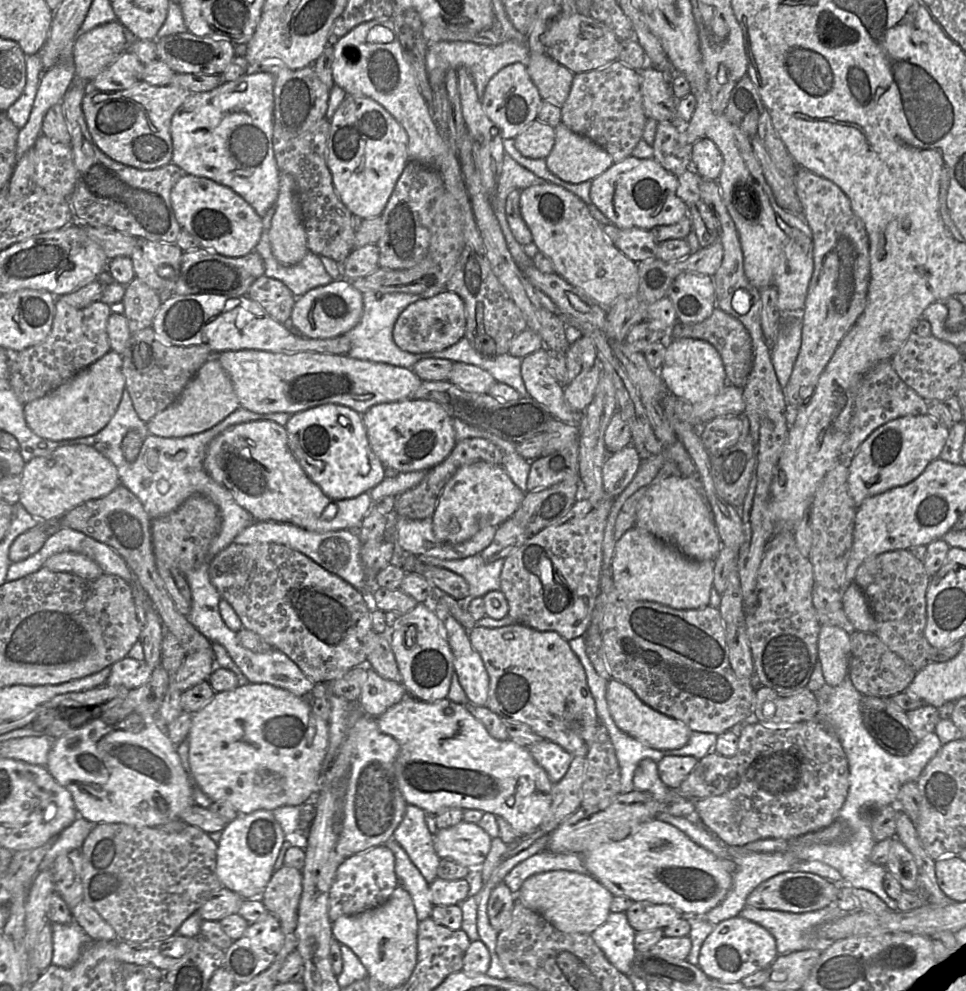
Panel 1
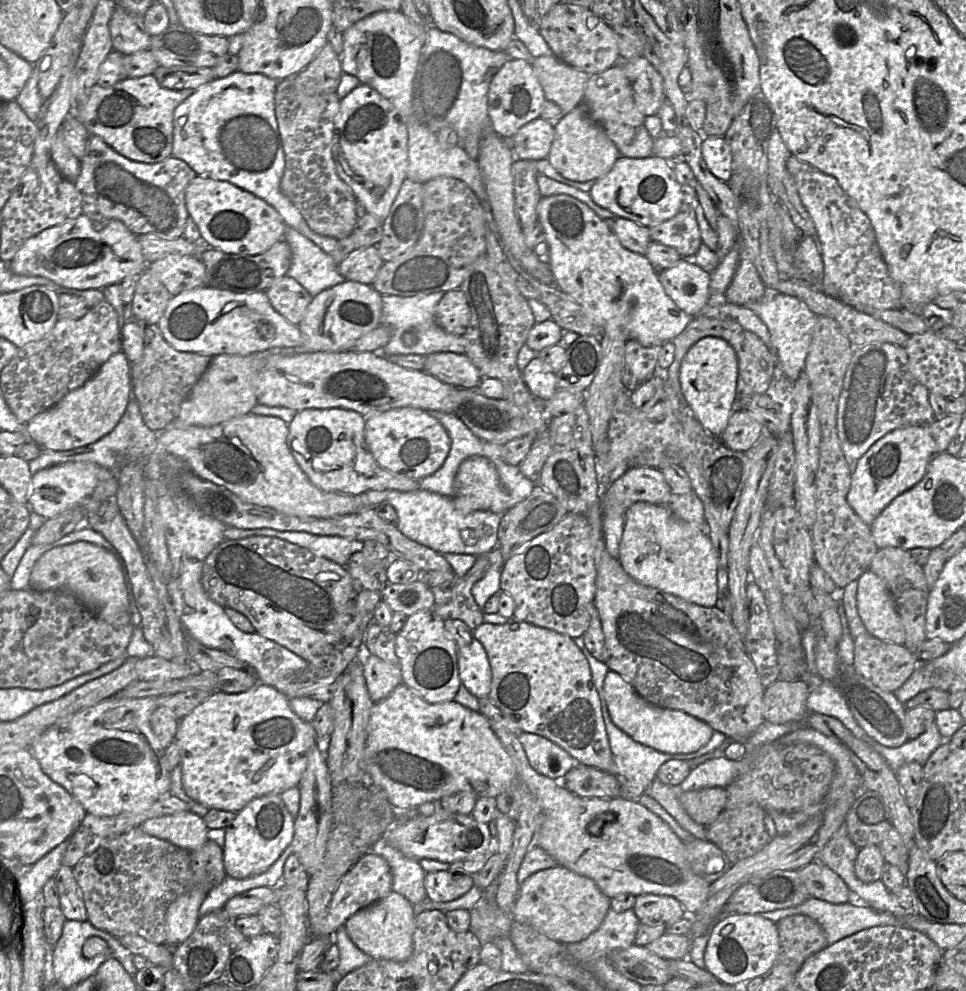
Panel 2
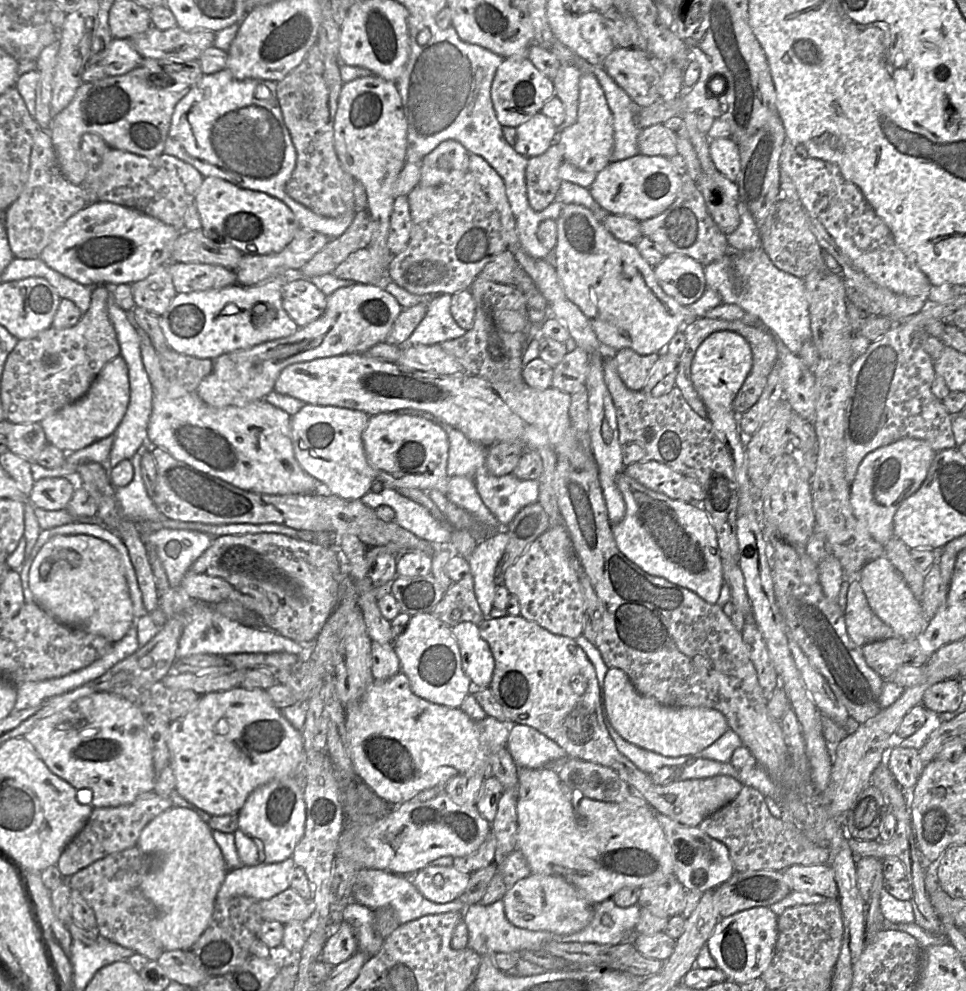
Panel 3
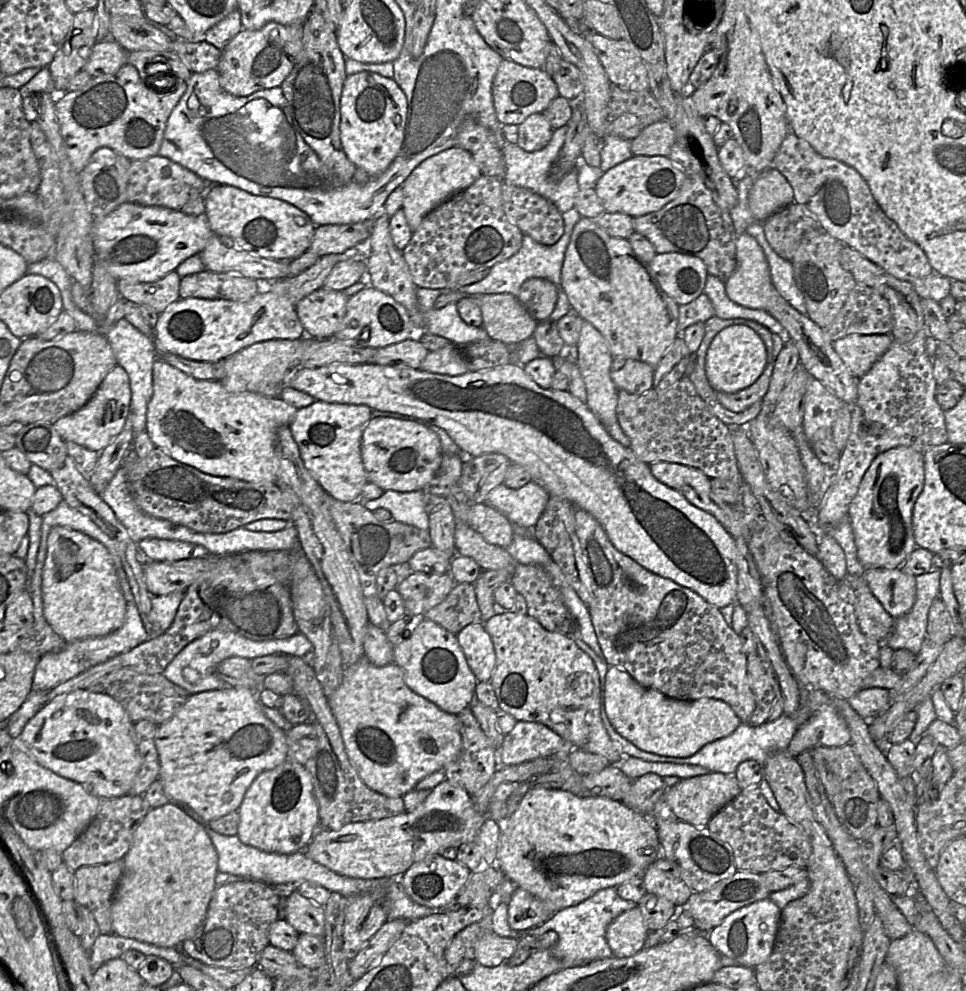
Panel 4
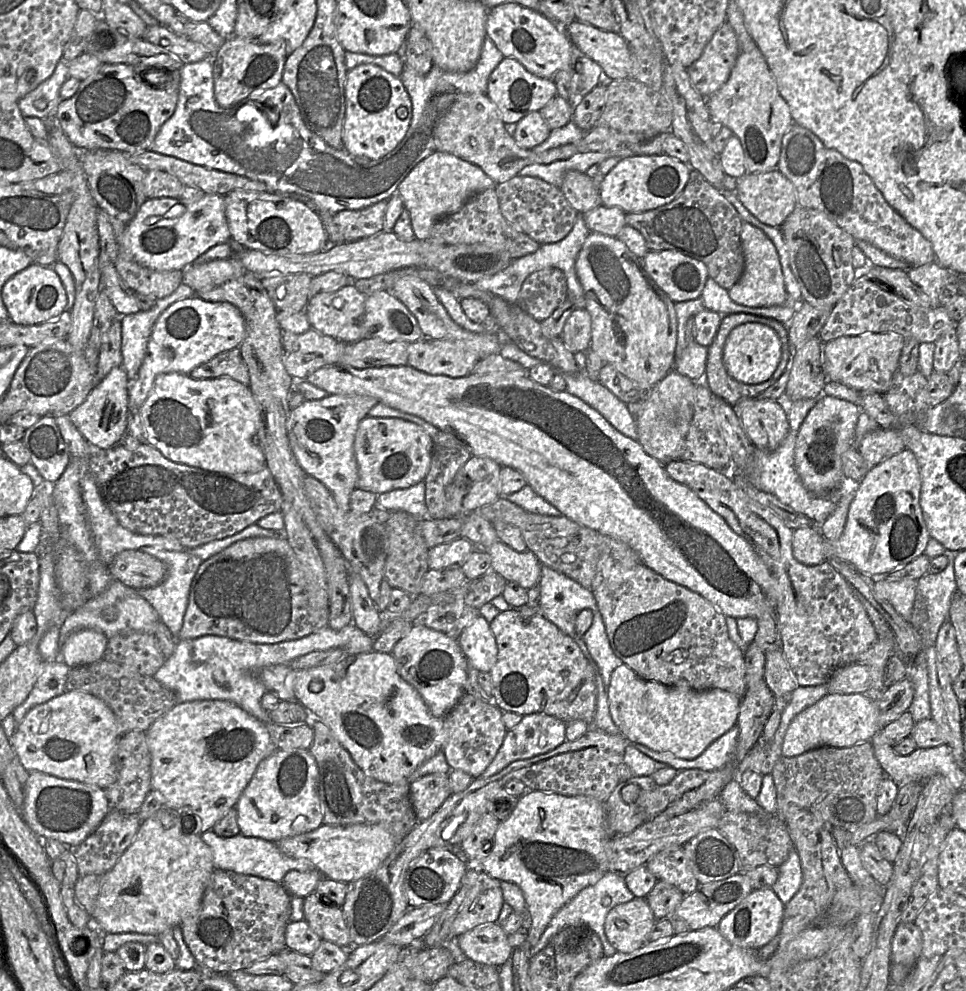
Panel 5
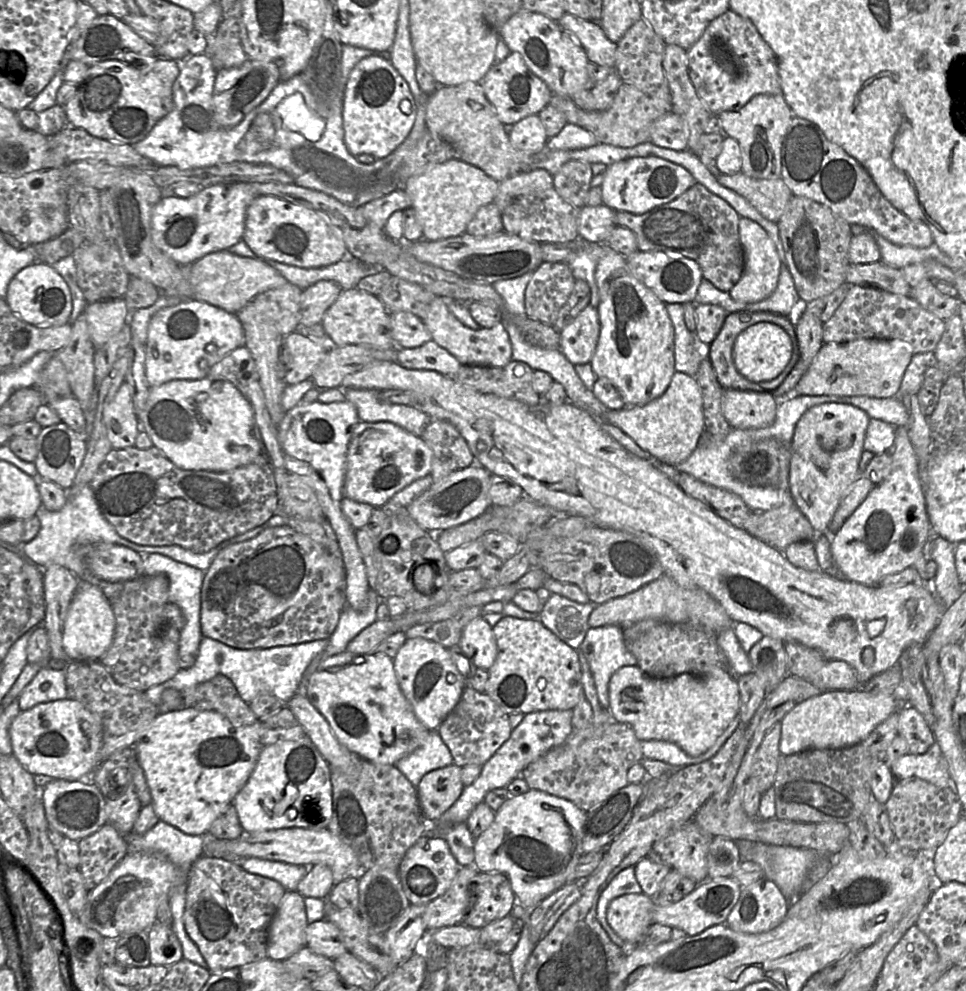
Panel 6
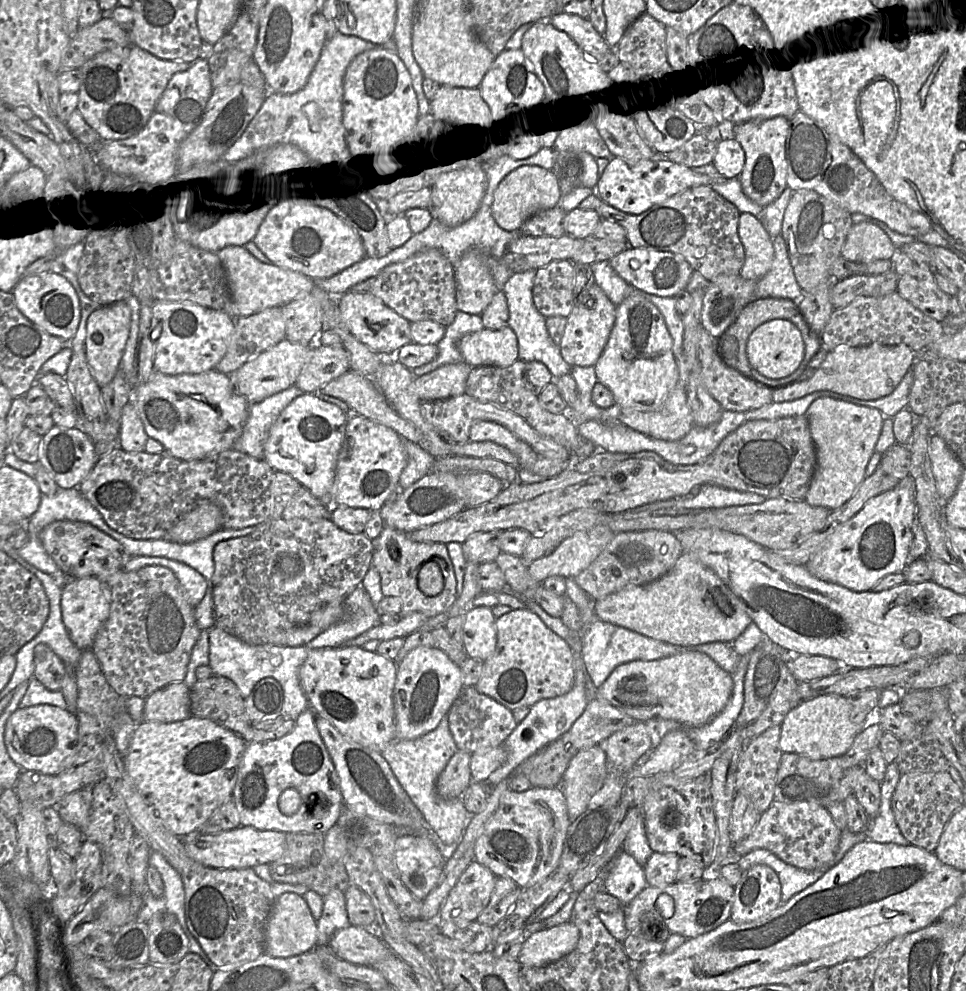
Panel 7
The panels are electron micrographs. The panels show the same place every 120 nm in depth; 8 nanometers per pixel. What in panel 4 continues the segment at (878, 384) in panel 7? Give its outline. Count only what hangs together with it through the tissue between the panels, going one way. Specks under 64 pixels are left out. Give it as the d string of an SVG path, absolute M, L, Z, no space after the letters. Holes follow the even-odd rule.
M849 334L832 342L832 347L850 371L861 378L894 342L889 334Z

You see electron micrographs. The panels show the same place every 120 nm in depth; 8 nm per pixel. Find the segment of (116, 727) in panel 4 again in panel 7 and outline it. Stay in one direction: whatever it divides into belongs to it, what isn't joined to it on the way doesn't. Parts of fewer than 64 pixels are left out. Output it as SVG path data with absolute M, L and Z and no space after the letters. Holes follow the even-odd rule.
M44 704L18 708L6 723L6 748L22 770L56 774L63 769L64 761L77 753L78 744L78 718L68 709Z

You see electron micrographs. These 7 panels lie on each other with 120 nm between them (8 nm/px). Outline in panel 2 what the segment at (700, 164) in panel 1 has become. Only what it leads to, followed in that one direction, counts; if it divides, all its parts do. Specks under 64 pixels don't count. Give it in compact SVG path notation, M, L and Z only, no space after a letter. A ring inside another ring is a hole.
M722 136L705 137L701 152L709 171L717 179L727 182L732 175L732 153L725 138Z

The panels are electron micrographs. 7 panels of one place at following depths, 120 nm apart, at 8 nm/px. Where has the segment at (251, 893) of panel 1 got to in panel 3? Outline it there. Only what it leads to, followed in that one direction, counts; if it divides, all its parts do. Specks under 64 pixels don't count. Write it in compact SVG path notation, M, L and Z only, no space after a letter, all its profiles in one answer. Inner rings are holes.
M293 776L274 780L250 793L239 811L234 832L235 846L245 866L278 863L292 857L305 831L306 810L303 789Z

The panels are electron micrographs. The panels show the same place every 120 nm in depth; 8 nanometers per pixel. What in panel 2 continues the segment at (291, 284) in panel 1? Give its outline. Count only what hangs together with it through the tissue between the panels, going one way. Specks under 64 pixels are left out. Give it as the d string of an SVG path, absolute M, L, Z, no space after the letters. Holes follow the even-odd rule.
M287 228L281 241L287 242L291 249L291 263L286 276L296 280L312 297L328 288L348 281L338 272L338 264L330 255L324 253L316 244L294 229Z

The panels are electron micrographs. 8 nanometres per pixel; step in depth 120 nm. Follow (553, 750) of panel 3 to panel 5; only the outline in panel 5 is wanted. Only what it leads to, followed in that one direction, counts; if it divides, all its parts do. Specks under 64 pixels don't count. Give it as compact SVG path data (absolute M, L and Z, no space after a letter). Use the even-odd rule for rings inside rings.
M547 714L525 715L511 730L508 730L498 753L480 777L499 773L517 760L525 760L547 753L565 739L566 722Z

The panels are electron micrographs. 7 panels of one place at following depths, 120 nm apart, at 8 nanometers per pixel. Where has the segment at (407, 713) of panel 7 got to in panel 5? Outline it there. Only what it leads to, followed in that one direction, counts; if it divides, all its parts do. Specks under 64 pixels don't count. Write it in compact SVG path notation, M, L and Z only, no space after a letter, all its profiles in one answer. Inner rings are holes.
M423 625L412 627L411 632L393 648L400 677L414 687L423 698L430 713L445 718L466 692L468 660L458 641L446 634Z

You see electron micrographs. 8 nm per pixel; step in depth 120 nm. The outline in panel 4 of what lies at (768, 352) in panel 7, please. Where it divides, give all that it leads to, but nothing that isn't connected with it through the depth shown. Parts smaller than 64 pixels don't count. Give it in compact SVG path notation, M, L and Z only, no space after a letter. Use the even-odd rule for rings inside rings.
M731 325L722 329L711 341L705 359L705 372L715 391L736 393L753 384L766 363L766 347L759 335L748 326Z

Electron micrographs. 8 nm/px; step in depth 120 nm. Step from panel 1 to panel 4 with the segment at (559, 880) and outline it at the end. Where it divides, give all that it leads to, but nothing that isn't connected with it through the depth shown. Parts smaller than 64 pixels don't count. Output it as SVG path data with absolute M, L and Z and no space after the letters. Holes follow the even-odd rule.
M517 887L508 903L508 923L515 931L537 927L553 914L544 902L521 887Z

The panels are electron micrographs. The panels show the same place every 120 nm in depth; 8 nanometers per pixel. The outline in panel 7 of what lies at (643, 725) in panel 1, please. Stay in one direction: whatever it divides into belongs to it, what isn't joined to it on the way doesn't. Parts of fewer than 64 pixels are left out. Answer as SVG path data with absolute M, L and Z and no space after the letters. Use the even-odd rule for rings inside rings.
M686 650L663 659L633 660L618 665L597 688L595 698L615 706L637 722L659 717L677 721L684 727L696 727L707 723L724 709L732 690L730 673L705 653Z

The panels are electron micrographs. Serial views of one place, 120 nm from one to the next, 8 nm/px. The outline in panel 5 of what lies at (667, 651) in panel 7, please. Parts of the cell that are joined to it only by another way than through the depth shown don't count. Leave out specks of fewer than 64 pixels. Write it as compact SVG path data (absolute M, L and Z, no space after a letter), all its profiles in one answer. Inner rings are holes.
M598 611L593 612L593 621L589 629L581 636L589 653L596 662L604 686L608 688L613 670L624 664L611 648L602 616Z

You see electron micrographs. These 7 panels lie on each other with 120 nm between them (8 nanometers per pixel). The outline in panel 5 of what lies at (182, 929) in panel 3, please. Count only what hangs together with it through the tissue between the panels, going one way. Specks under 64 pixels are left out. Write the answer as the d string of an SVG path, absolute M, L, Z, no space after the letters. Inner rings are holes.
M166 806L140 822L132 843L117 863L101 877L100 890L92 915L98 928L113 934L135 932L159 935L180 926L187 916L198 910L214 871L212 853L200 835L188 834L182 827L181 814Z

